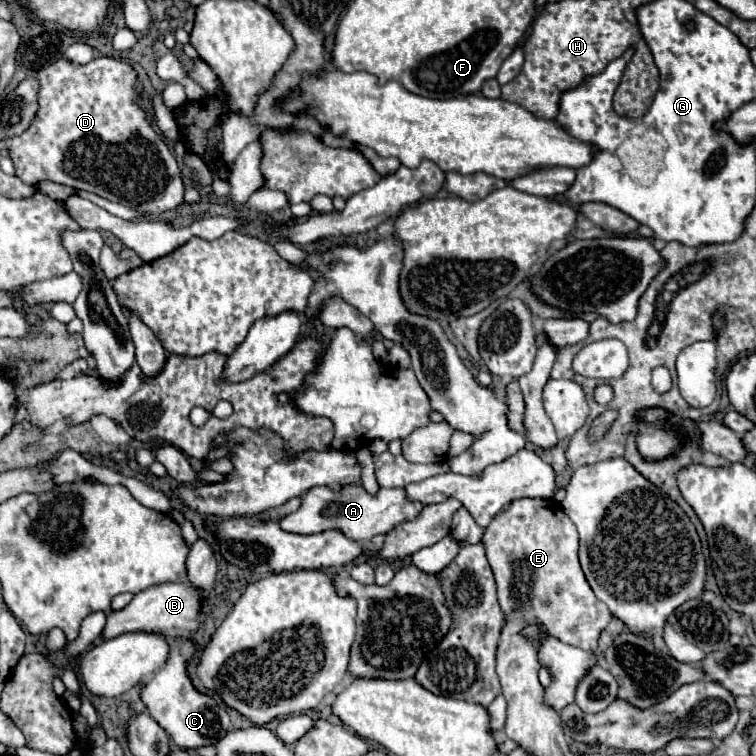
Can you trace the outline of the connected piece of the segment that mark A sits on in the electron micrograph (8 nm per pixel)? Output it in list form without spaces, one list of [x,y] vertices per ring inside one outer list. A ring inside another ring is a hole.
[[[356,484],[344,486],[338,492],[336,490],[330,492],[324,486],[320,486],[320,488],[310,488],[304,494],[302,506],[296,512],[284,516],[280,520],[280,528],[286,532],[296,532],[296,534],[318,534],[324,530],[338,528],[352,540],[366,542],[378,534],[388,534],[396,524],[414,520],[422,512],[422,508],[424,504],[408,500],[408,494],[403,487],[380,487],[376,496],[372,496],[362,486],[356,486]]]

